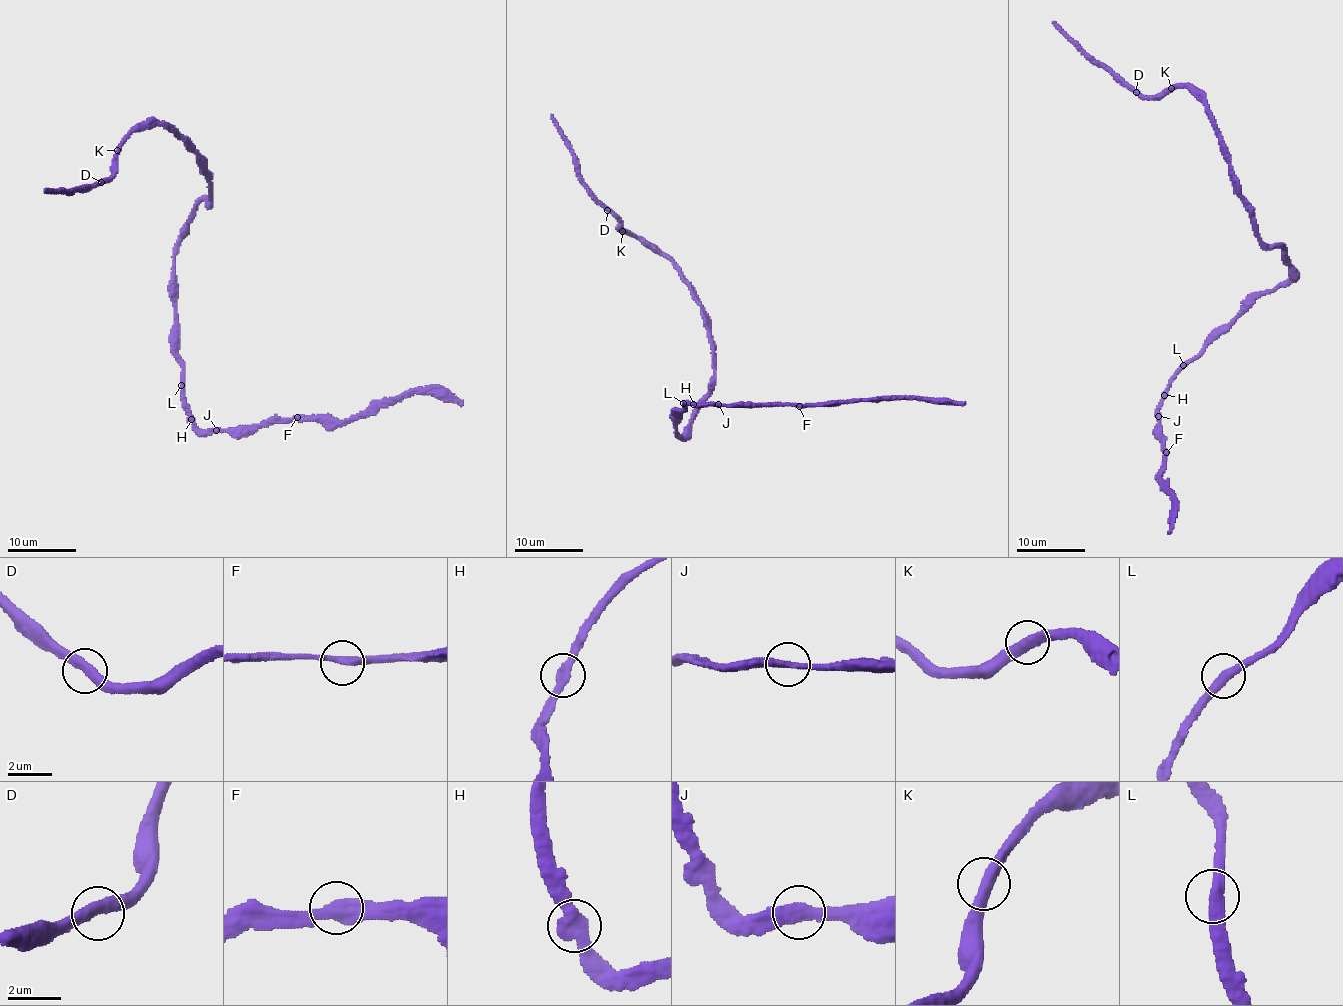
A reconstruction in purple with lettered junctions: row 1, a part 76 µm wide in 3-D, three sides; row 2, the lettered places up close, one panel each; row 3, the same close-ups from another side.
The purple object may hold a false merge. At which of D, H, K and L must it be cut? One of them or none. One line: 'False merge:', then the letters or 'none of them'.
False merge: none of them

